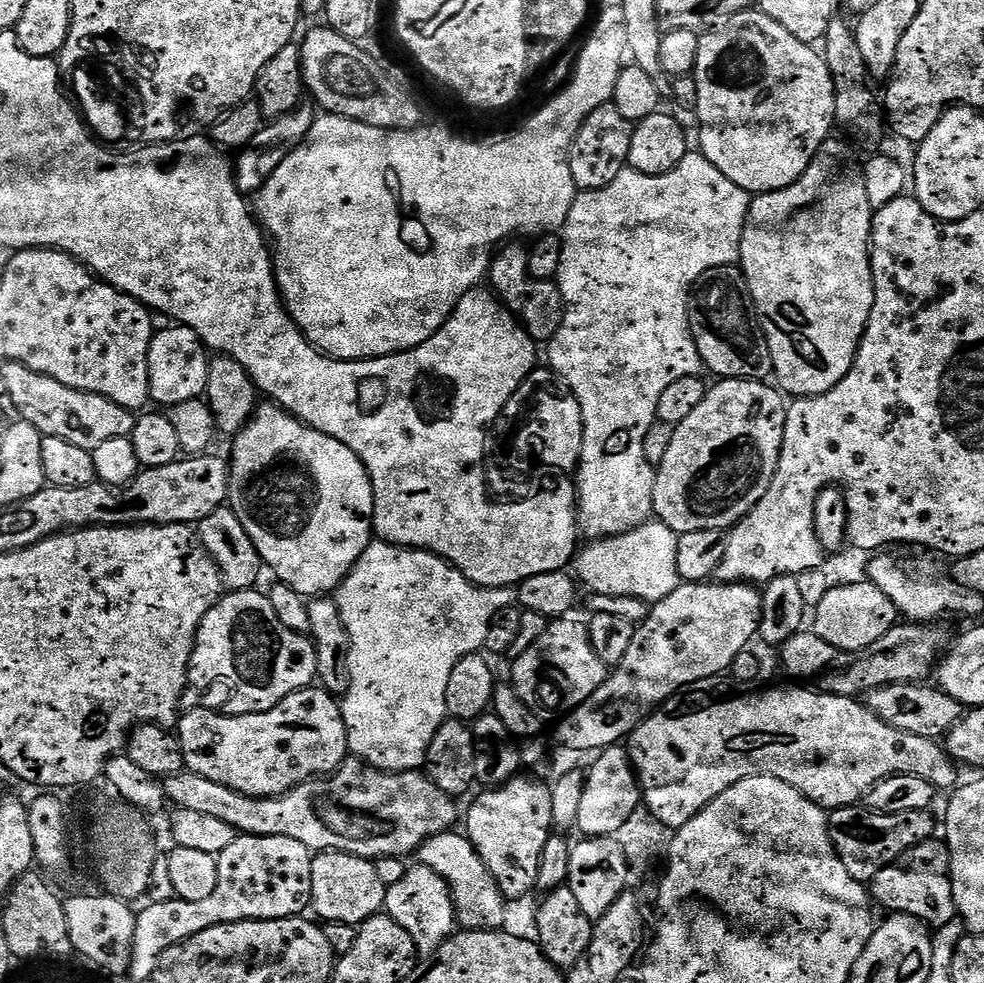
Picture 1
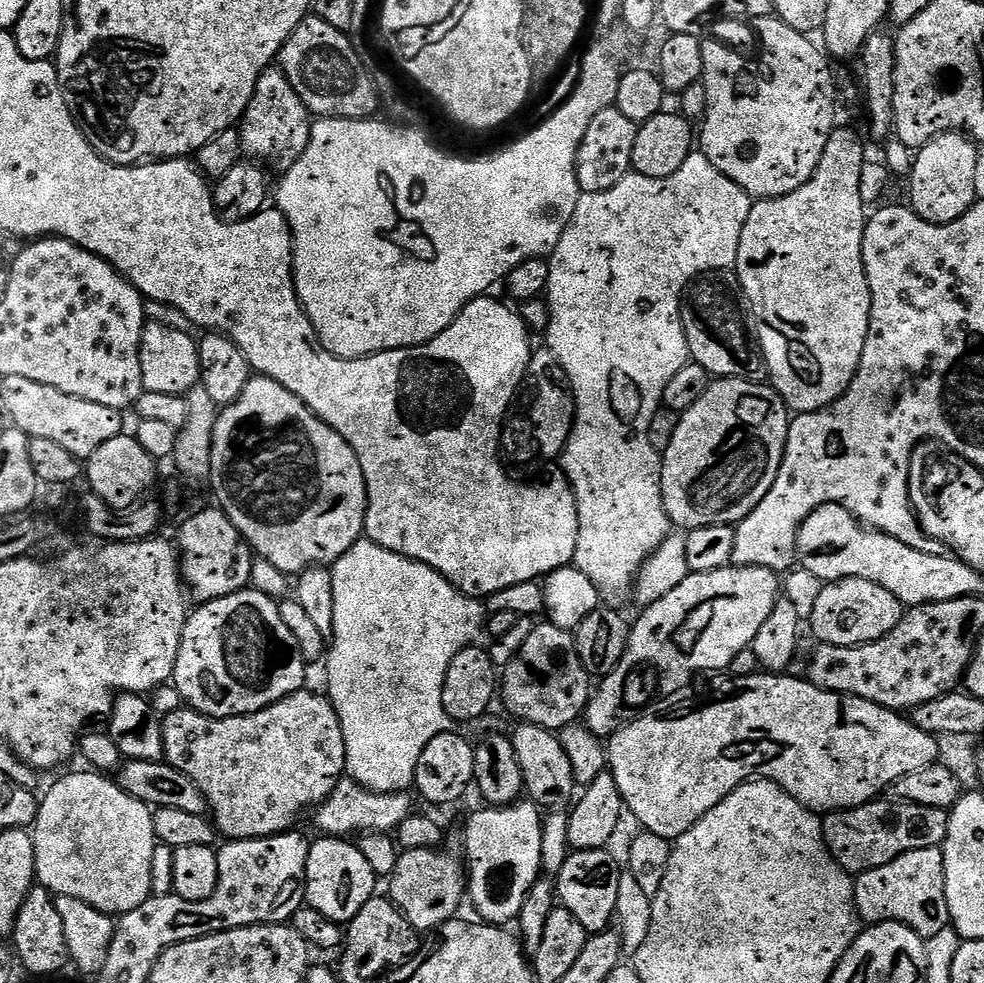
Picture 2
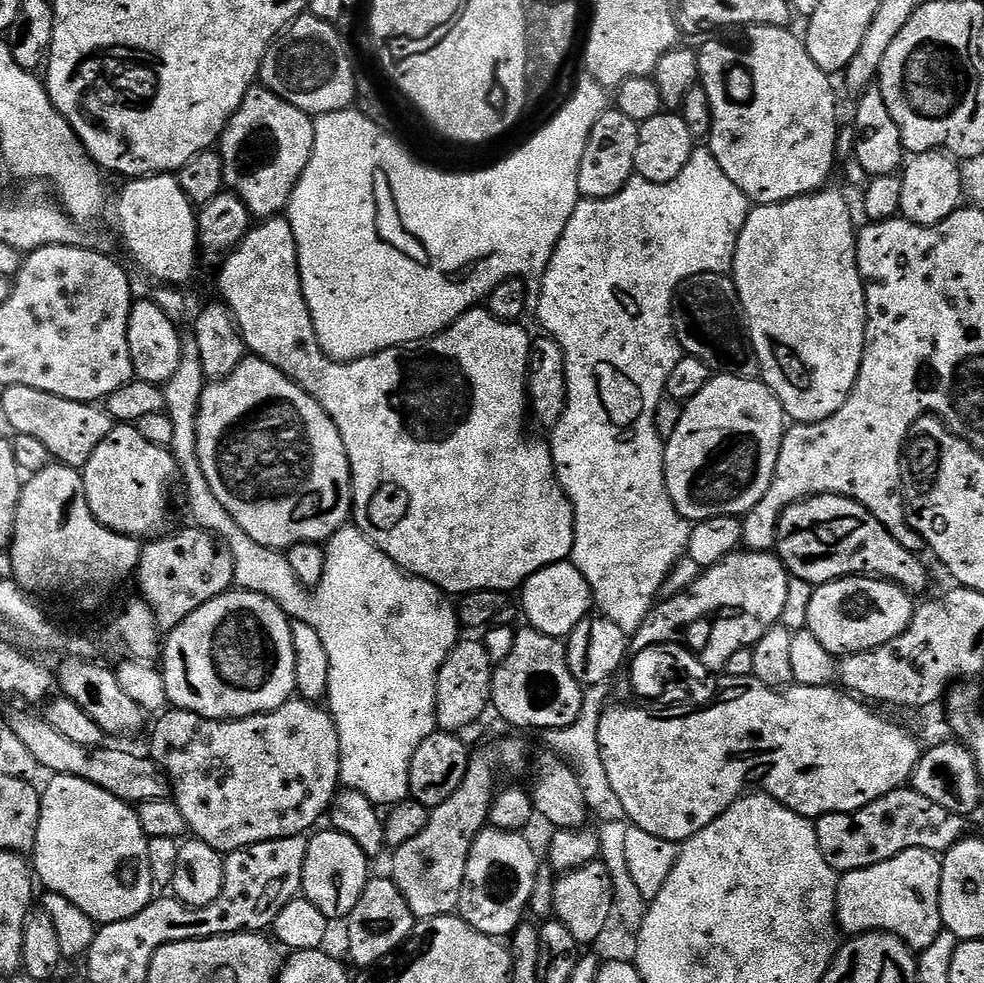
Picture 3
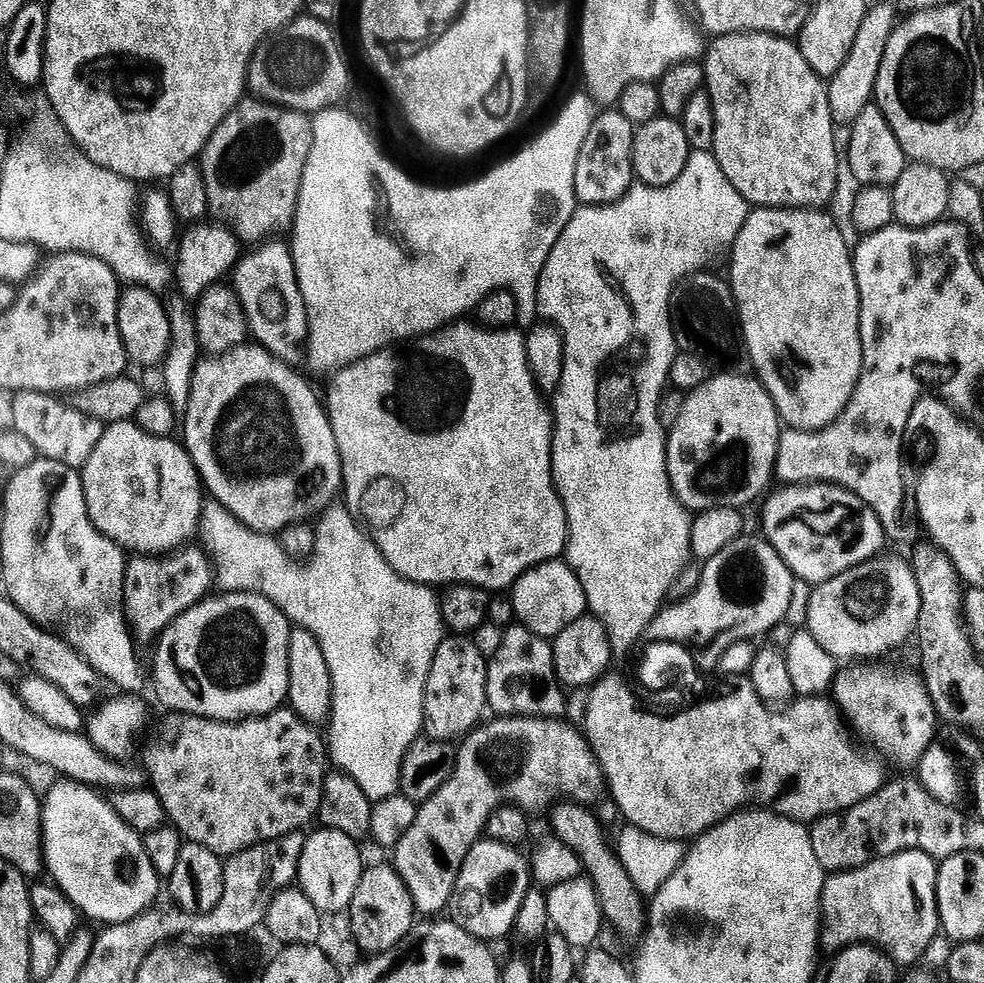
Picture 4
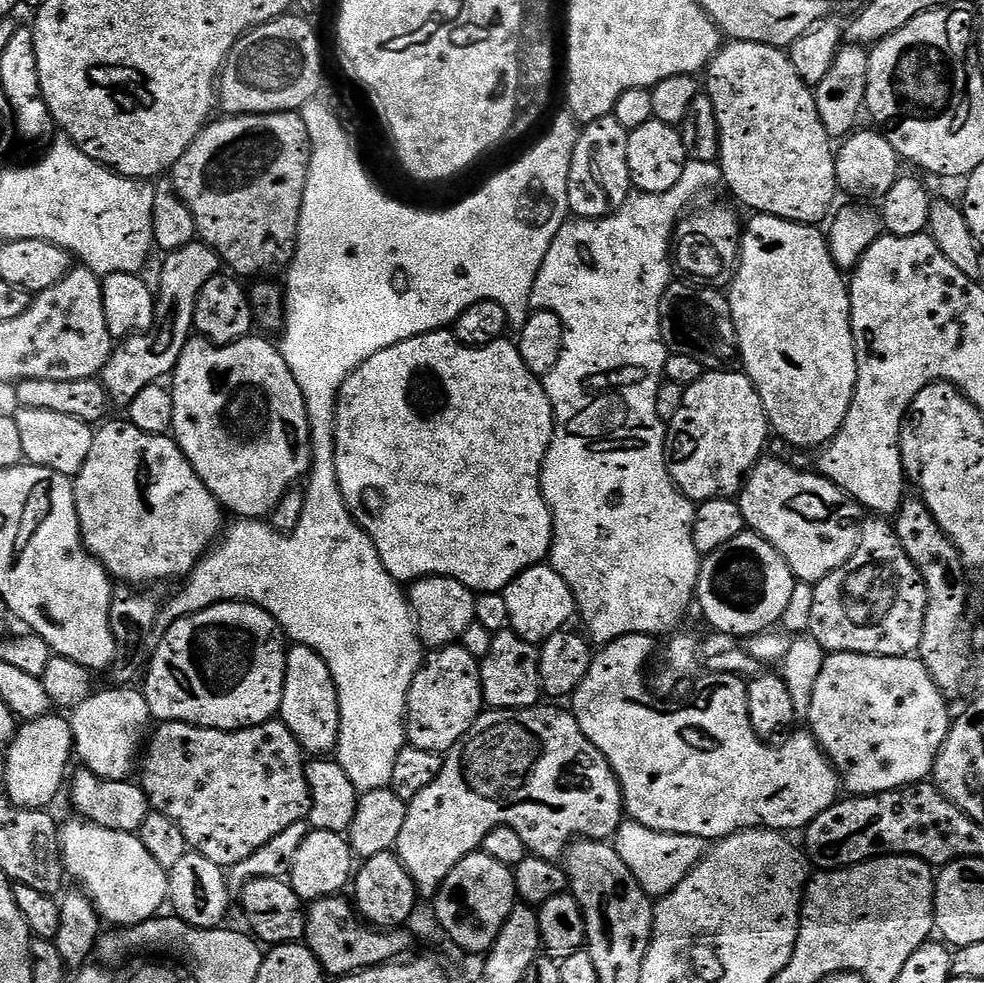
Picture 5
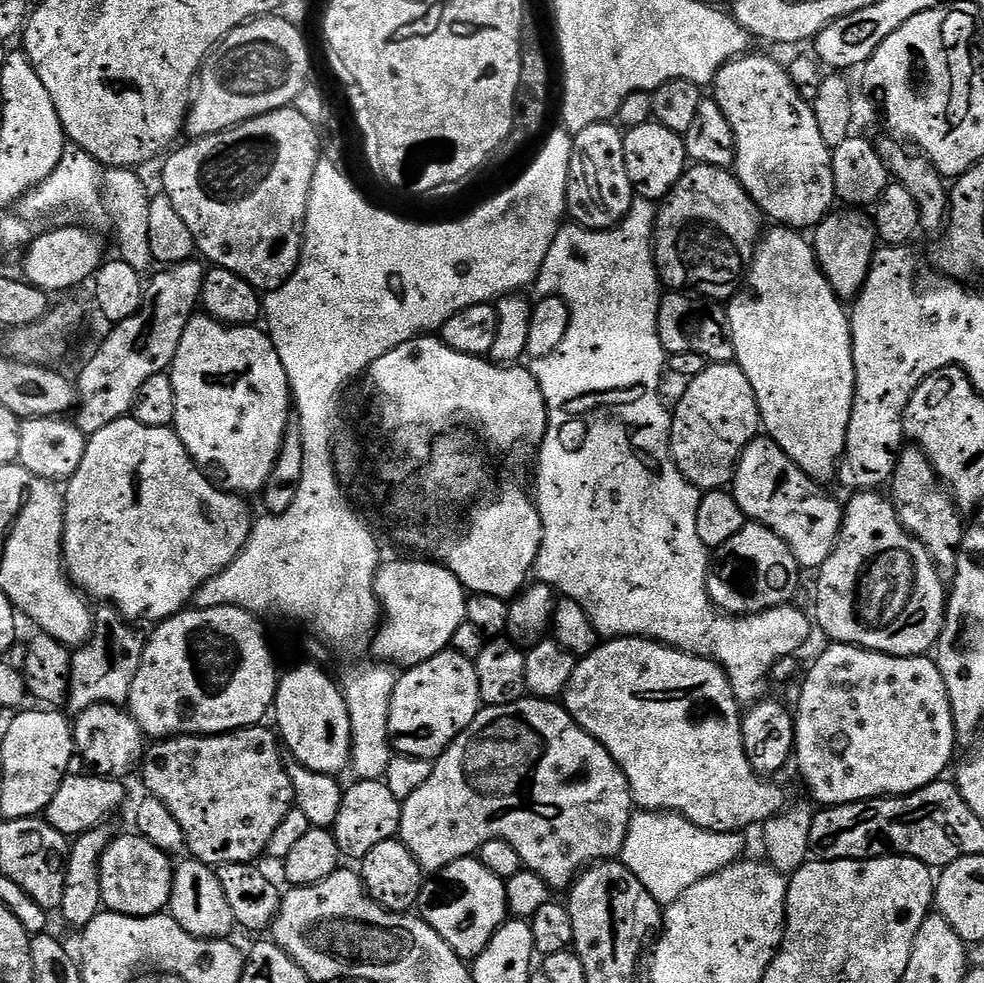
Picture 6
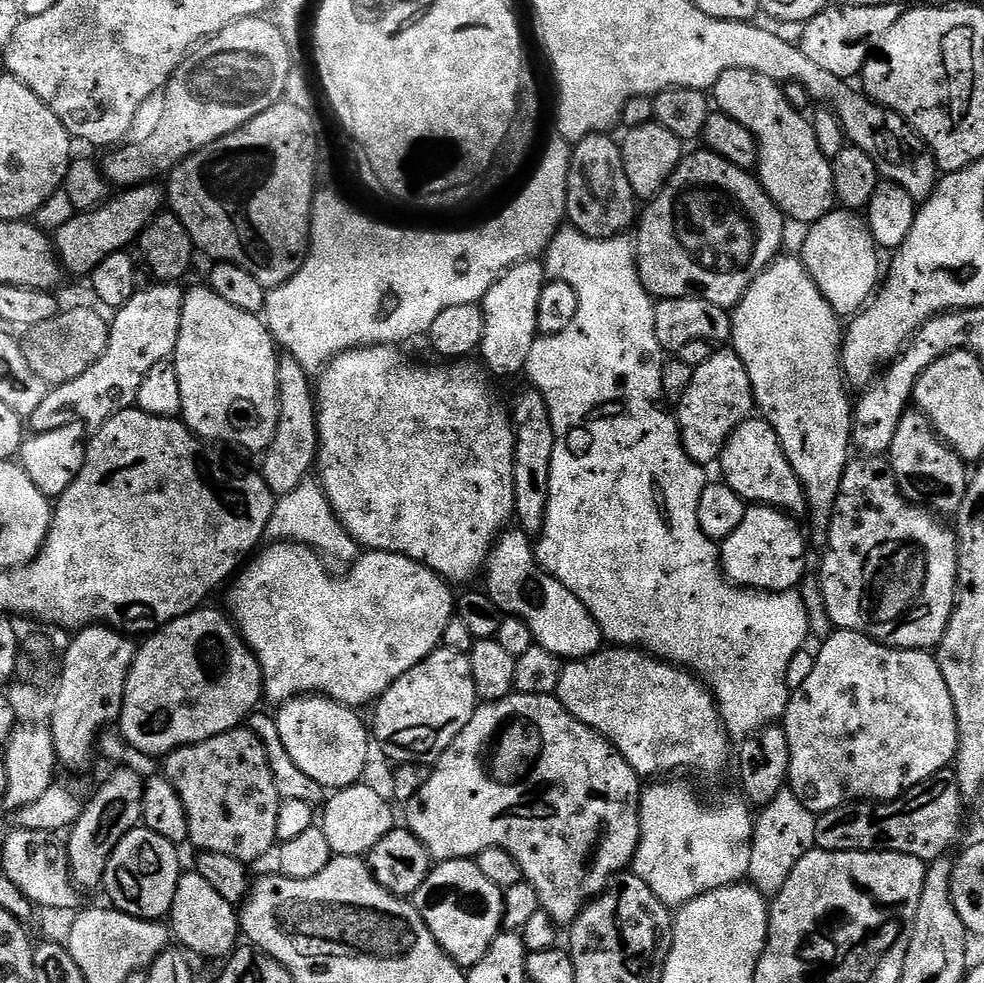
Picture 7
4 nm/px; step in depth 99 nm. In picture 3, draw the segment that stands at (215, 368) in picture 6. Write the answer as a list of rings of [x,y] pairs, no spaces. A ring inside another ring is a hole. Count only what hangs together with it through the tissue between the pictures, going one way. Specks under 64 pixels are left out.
[[[245,358],[222,380],[205,383],[198,410],[198,462],[210,490],[254,542],[287,550],[296,544],[323,545],[349,523],[352,467],[338,426],[319,402],[286,374],[259,358]]]

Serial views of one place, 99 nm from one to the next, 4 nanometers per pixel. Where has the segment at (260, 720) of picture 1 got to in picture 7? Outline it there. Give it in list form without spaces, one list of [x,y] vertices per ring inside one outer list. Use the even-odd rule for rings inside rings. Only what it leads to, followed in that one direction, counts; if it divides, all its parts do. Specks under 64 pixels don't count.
[[[241,726],[233,732],[197,744],[187,744],[185,748],[175,748],[163,757],[162,764],[163,776],[172,783],[178,798],[182,800],[182,806],[186,808],[188,840],[196,850],[230,854],[230,858],[253,862],[262,859],[271,850],[272,844],[274,848],[281,798],[268,765],[268,751],[251,730]]]

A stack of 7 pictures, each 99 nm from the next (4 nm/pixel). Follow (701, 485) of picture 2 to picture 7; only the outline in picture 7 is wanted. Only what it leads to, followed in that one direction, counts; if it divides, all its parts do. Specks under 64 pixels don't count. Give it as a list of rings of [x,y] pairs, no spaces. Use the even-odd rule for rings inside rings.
[[[734,350],[713,351],[707,360],[695,365],[690,386],[686,386],[686,394],[682,394],[675,409],[676,422],[680,425],[680,444],[695,464],[715,465],[734,430],[753,412],[752,383],[742,358],[738,358]]]

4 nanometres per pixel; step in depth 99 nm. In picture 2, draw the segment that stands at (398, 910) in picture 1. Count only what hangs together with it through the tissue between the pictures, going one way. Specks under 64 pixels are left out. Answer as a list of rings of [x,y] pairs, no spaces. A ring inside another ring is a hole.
[[[409,848],[401,851],[387,884],[386,892],[392,903],[420,934],[431,934],[442,927],[447,920],[453,919],[459,913],[456,911],[459,910],[460,903],[465,903],[466,900],[466,872],[461,861],[459,864],[454,857],[447,856],[444,850],[435,848]]]

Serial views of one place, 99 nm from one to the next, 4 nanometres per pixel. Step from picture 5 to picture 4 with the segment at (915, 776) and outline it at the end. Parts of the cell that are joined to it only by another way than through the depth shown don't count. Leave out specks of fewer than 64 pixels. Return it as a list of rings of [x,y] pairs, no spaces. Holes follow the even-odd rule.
[[[871,663],[845,667],[848,668],[845,672],[844,669],[837,671],[834,704],[839,715],[847,723],[849,720],[853,730],[866,743],[873,744],[890,763],[900,768],[919,765],[926,750],[937,739],[938,717],[927,686],[915,671],[895,672],[892,668],[871,668],[868,664]]]

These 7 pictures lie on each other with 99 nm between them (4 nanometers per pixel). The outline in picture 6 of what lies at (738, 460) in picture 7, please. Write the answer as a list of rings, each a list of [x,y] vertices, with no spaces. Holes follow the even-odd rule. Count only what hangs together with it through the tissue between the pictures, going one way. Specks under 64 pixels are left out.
[[[757,435],[746,446],[736,463],[736,473],[732,475],[730,491],[738,506],[744,511],[749,521],[766,526],[778,534],[790,546],[794,558],[799,562],[801,569],[818,570],[826,562],[826,558],[834,550],[836,540],[840,537],[840,522],[842,519],[841,501],[836,501],[827,492],[823,483],[811,480],[798,465],[794,463],[767,435]]]

